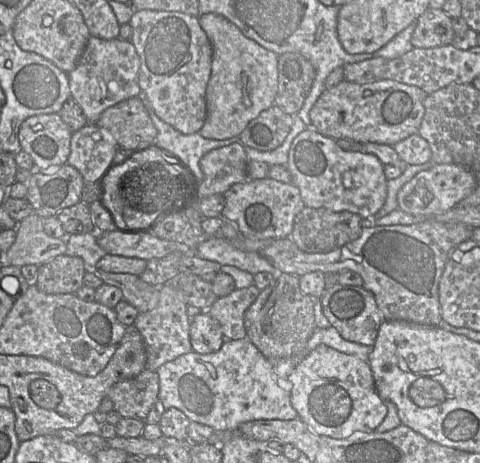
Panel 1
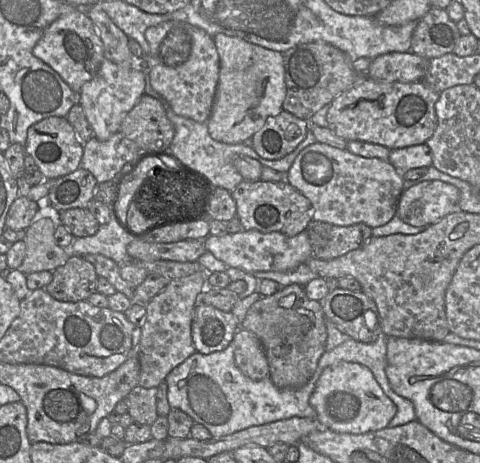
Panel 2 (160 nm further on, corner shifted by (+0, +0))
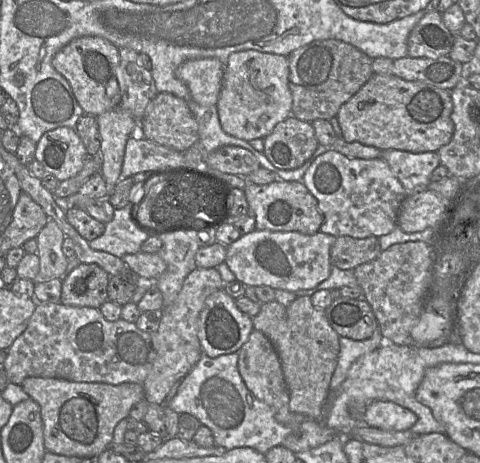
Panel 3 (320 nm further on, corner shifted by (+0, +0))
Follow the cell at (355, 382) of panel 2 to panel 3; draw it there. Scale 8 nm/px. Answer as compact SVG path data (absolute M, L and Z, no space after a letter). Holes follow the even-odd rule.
M376 400L366 407L363 421L383 430L404 431L416 423L417 415L394 402Z

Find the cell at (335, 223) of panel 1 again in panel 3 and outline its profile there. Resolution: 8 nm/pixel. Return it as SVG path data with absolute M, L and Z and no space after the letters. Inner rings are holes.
M336 237L330 249L332 266L343 270L354 270L357 266L376 259L382 252L378 237Z

